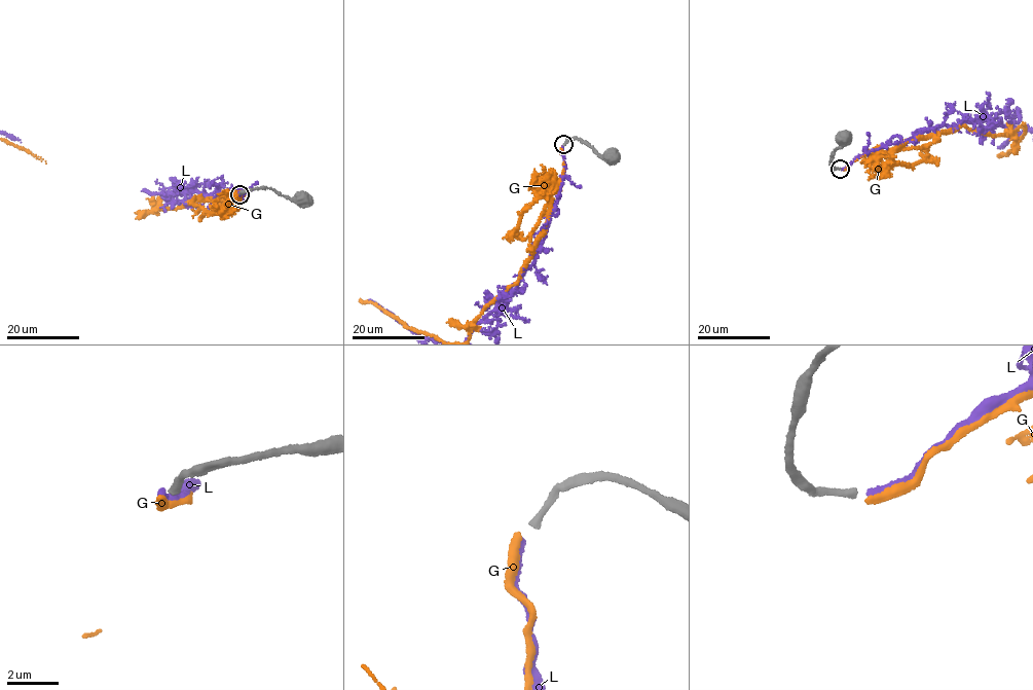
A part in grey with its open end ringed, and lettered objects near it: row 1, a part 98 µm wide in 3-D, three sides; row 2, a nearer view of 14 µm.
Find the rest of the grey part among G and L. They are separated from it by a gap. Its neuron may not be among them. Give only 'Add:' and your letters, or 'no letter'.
Add: G

